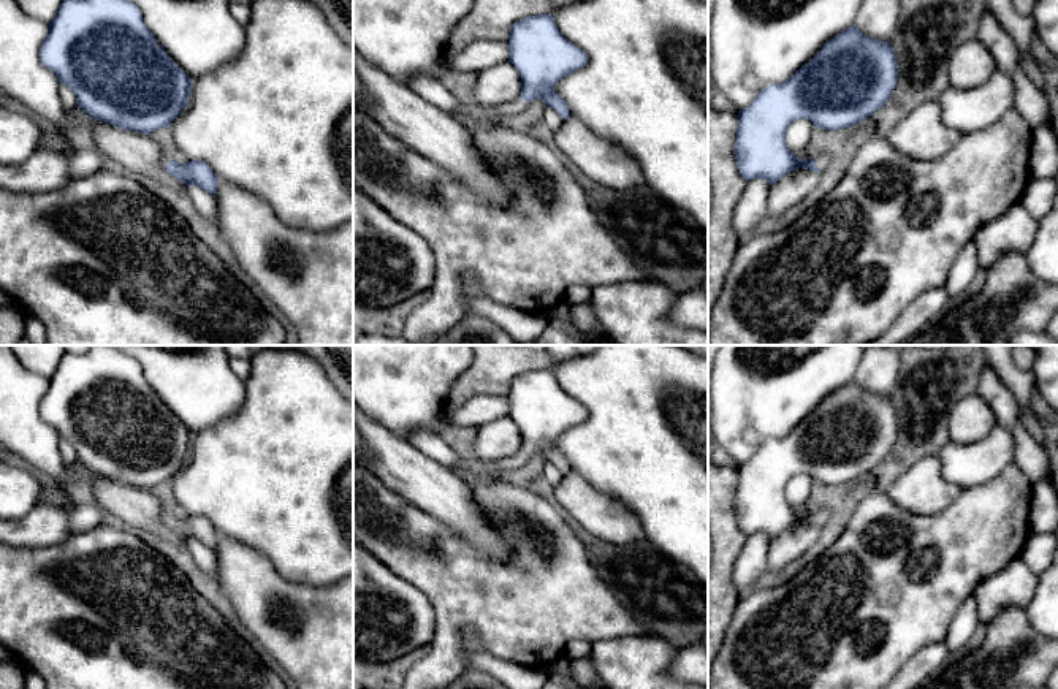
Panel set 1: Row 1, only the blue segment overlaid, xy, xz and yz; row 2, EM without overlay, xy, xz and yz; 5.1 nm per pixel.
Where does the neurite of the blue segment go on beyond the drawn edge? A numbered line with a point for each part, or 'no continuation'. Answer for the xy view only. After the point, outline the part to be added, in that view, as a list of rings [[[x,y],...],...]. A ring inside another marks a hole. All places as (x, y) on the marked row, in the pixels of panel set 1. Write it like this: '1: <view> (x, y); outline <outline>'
no continuation

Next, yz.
no continuation

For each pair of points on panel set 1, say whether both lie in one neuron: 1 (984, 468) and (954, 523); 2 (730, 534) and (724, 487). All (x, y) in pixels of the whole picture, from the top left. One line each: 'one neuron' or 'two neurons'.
1: two neurons
2: one neuron

